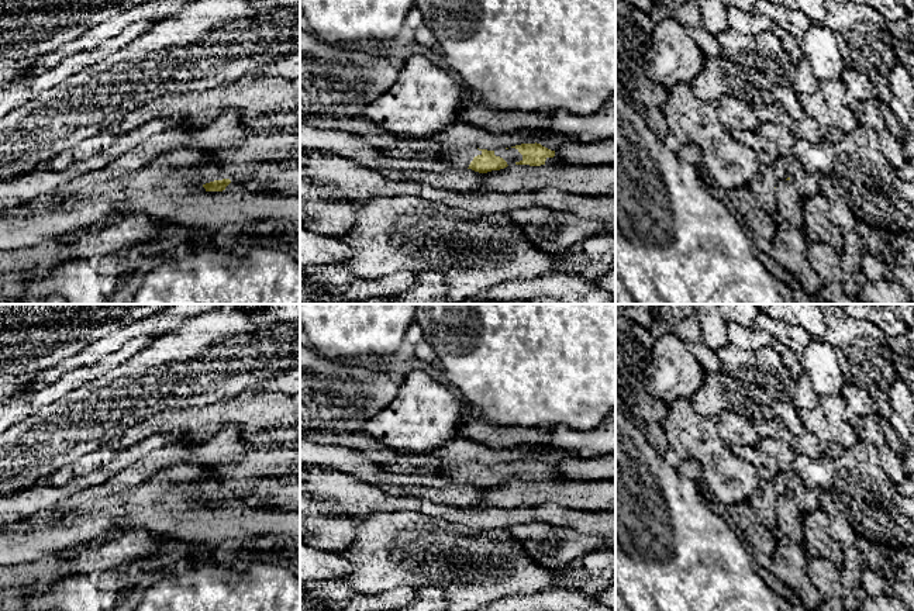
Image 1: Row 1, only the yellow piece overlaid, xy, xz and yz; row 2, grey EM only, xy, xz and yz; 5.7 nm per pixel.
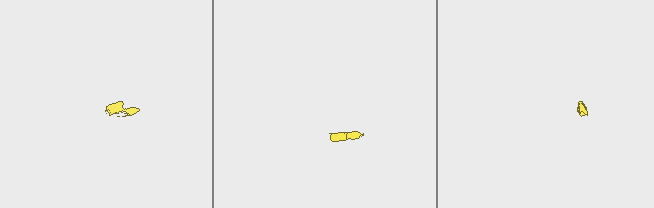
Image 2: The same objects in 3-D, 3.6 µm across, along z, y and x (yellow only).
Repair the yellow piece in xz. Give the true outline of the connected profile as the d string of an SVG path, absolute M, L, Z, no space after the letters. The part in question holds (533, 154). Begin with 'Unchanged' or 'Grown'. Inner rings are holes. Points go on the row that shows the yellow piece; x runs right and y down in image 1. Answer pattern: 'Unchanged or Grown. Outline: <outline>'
Grown. Outline: M521 144L506 149L448 148L438 151L439 160L456 170L472 169L479 173L500 170L513 165L558 165L555 151L541 144Z

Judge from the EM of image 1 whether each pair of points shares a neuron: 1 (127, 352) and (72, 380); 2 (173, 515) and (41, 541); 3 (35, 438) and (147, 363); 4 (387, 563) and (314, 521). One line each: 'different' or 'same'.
1: same
2: same
3: same
4: different

